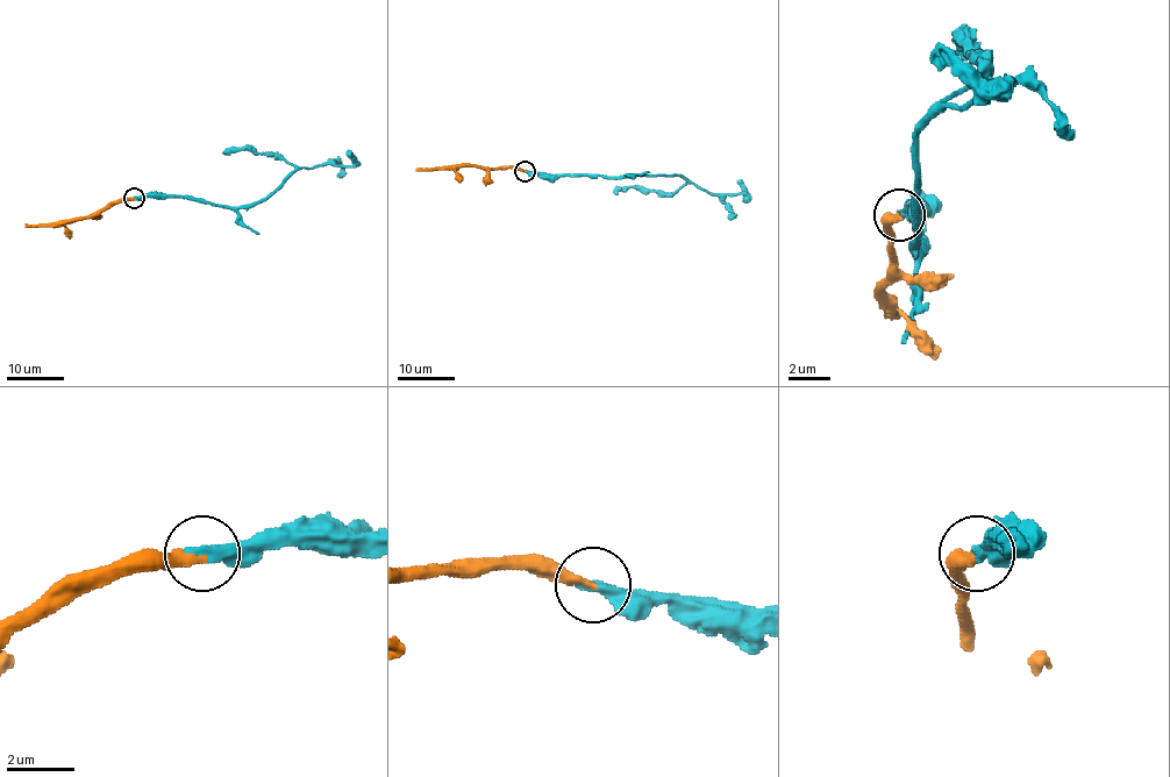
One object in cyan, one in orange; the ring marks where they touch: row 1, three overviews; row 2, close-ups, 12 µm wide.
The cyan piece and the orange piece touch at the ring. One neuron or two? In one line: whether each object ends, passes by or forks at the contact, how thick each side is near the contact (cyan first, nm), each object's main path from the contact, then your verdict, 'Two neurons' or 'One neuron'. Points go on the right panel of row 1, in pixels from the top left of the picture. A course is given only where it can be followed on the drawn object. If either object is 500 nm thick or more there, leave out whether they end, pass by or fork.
At the ring cyan ends. At the ring orange ends. Thickness 420 nm (cyan) against 300 nm. Course of cyan: (898, 216), (919, 211), (919, 242), (913, 247), (919, 128), (981, 66), (960, 41), (976, 51). Course of orange: (898, 216), (887, 226), (887, 262), (883, 283), (898, 319). One neuron

